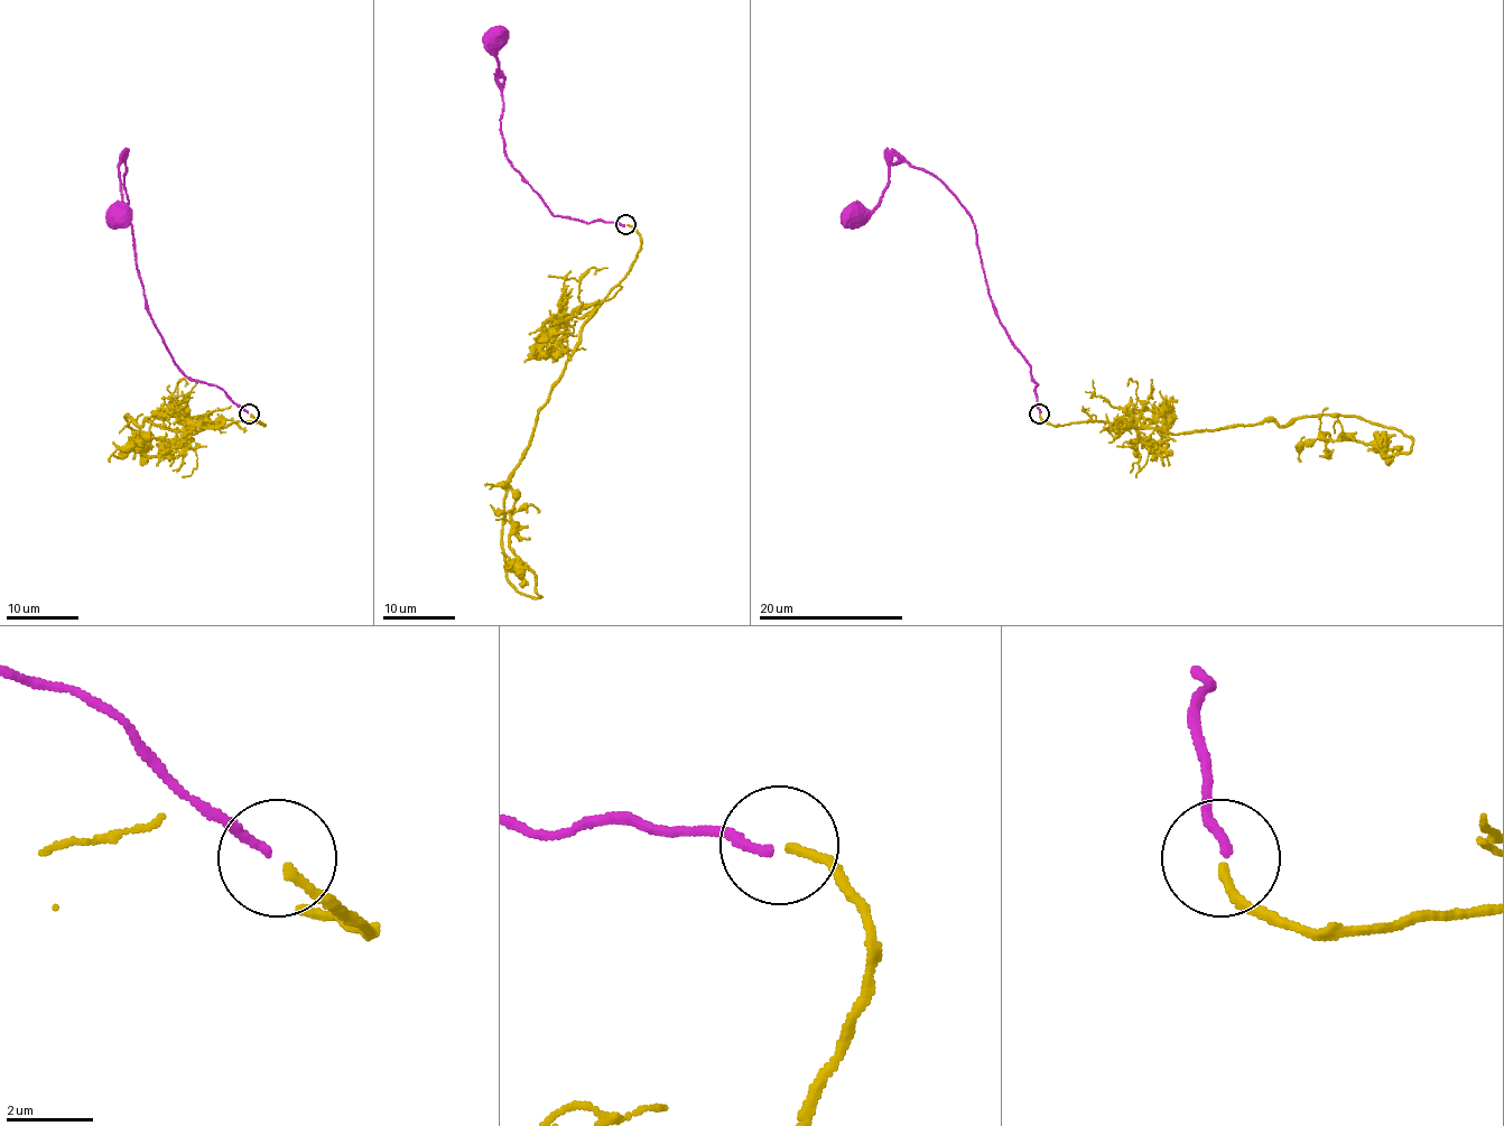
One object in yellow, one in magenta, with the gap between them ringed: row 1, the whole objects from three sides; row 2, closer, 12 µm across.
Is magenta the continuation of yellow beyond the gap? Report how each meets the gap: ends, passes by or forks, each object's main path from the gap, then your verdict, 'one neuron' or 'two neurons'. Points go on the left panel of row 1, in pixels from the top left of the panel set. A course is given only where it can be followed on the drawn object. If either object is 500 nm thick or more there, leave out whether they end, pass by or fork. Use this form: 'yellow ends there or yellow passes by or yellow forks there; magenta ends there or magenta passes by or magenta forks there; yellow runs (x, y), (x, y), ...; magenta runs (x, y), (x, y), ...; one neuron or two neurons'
yellow ends there; magenta ends there; yellow runs (250, 413), (265, 425), (193, 434), (126, 416), (164, 446), (147, 455), (138, 438), (110, 462); magenta runs (248, 411), (214, 384), (193, 381), (149, 316), (122, 161), (122, 199), (113, 210), (119, 213); one neuron

